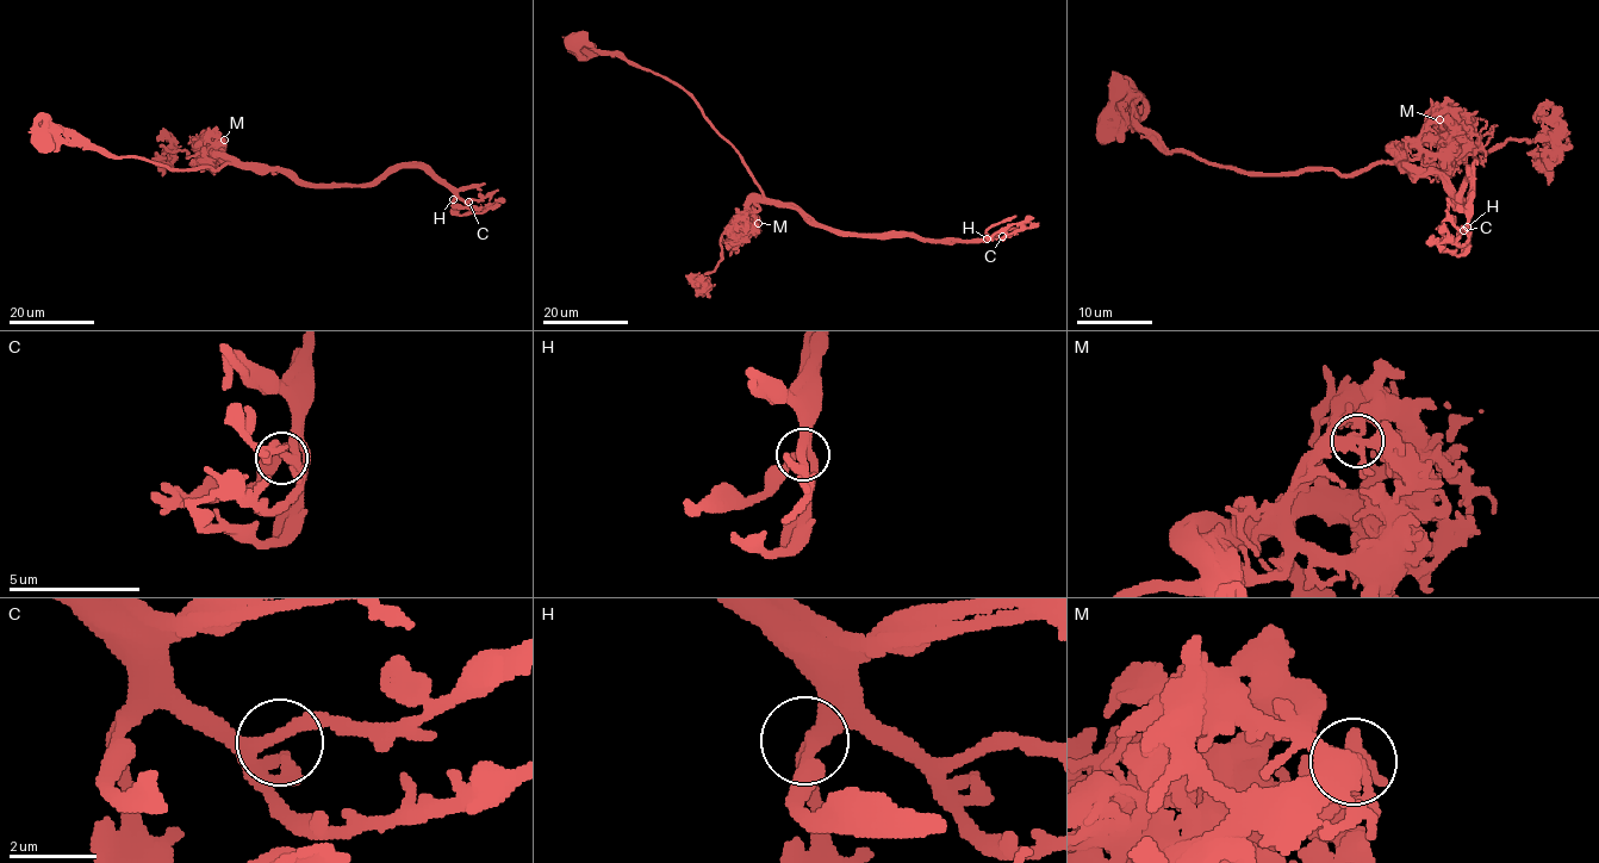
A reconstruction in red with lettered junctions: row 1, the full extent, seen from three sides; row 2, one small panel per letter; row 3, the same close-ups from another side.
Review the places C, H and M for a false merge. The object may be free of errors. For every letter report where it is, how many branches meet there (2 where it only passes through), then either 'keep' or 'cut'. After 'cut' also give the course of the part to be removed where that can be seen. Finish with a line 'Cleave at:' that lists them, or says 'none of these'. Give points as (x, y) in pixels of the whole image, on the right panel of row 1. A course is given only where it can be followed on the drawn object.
C: place (1463, 230); branches 3; keep
H: place (1467, 227); branches 3; keep
M: place (1439, 119); branches 5; cut; course (1439, 120), (1401, 150), (1411, 173), (1441, 173), (1462, 202), (1475, 165), (1473, 197), (1462, 210), (1447, 198)
Cleave at: M

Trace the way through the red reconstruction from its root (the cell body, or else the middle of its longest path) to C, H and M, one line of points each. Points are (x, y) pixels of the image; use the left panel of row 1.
C: (42, 143), (85, 144), (174, 169), (266, 165), (316, 184), (374, 184), (399, 168), (421, 167), (468, 202)
H: (42, 143), (85, 144), (174, 169), (266, 165), (316, 184), (374, 184), (399, 168), (421, 167), (453, 199)
M: (42, 143), (85, 144), (109, 154), (142, 156), (174, 169), (218, 169), (229, 162), (219, 149), (224, 140)

